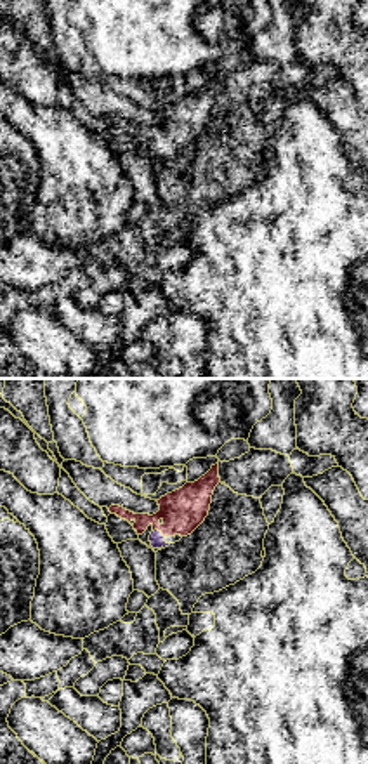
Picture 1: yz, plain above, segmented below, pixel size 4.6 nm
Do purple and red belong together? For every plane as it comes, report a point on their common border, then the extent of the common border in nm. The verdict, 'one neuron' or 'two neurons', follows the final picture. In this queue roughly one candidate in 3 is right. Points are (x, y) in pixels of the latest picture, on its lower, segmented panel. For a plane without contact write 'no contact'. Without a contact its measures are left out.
contact (158, 532); length 70 nm

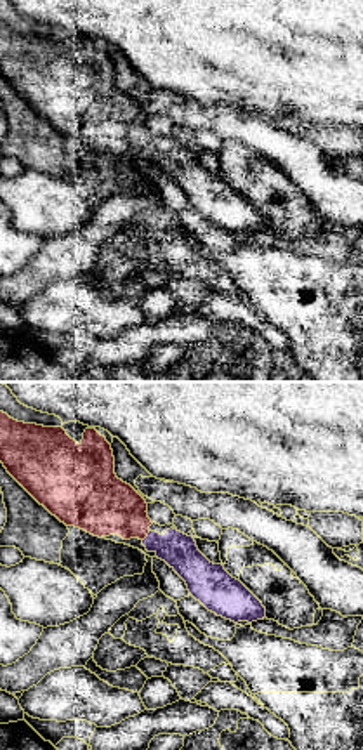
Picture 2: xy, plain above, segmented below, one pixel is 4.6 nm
contact (146, 537); length 60 nm

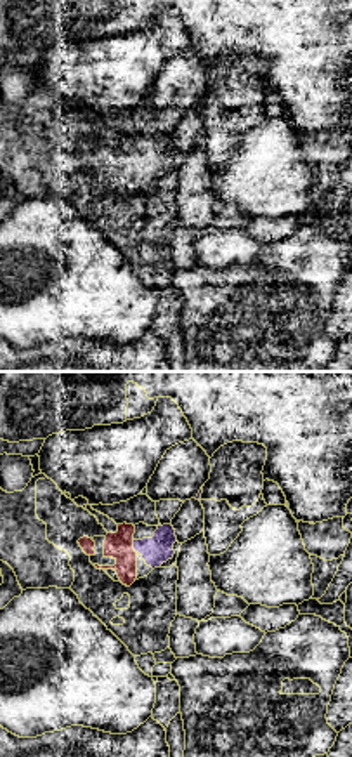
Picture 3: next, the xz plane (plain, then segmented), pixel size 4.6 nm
contact (134, 547); length 70 nm

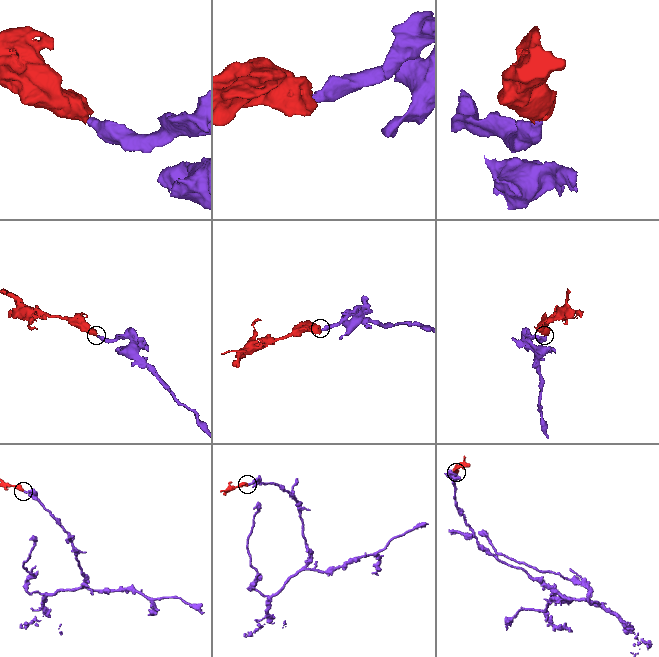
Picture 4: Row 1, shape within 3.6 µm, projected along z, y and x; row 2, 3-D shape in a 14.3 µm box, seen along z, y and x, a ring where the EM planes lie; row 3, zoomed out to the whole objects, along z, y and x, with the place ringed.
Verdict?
one neuron

